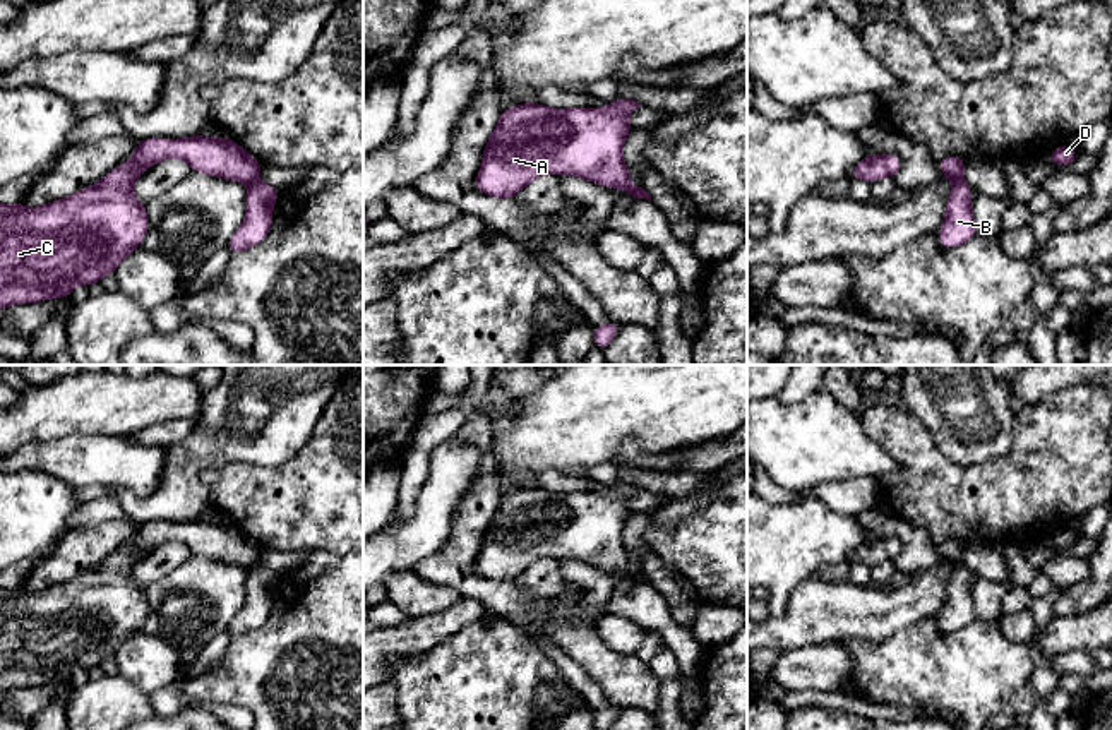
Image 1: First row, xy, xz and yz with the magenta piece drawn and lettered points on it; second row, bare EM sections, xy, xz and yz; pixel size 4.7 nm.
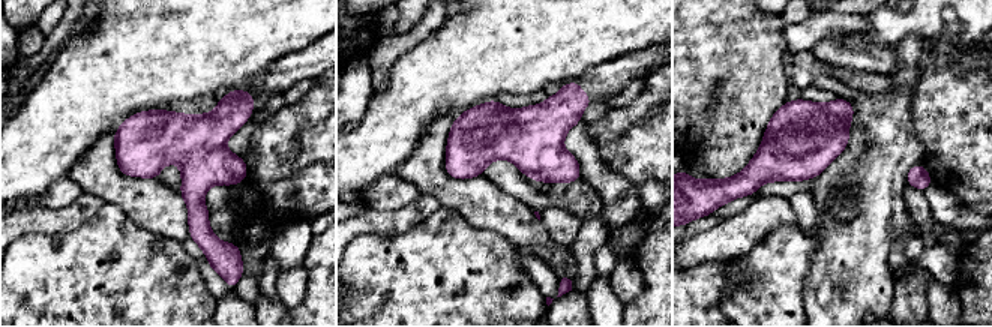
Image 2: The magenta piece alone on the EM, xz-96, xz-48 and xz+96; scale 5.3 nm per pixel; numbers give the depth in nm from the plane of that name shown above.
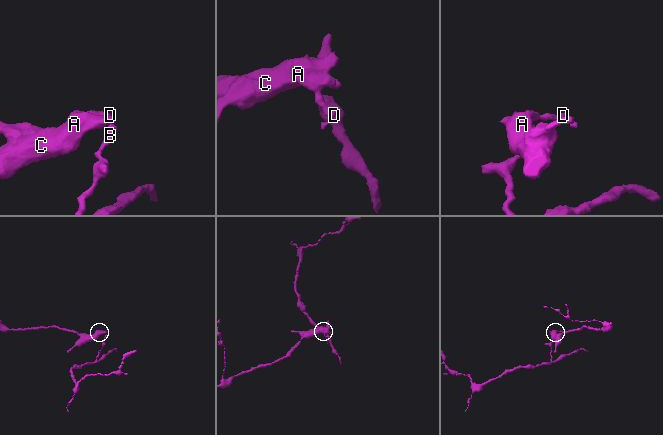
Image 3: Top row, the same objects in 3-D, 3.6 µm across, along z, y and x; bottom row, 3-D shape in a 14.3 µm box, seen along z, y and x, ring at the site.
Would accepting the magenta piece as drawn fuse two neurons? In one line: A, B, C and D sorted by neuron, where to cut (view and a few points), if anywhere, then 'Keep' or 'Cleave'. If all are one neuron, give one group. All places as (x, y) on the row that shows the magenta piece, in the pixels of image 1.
Groups: A C D / B. Split along xy (257, 179), (249, 184). Cleave

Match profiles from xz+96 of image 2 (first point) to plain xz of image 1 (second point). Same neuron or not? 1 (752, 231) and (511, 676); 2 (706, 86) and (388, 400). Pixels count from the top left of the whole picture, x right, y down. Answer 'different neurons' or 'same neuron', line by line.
1: different neurons
2: same neuron

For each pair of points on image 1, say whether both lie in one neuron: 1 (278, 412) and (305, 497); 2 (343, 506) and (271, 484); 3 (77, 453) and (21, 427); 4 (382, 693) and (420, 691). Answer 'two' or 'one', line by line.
1: two
2: one
3: two
4: two

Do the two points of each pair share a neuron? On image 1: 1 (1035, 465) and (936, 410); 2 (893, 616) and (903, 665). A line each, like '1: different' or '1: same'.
1: different
2: different

